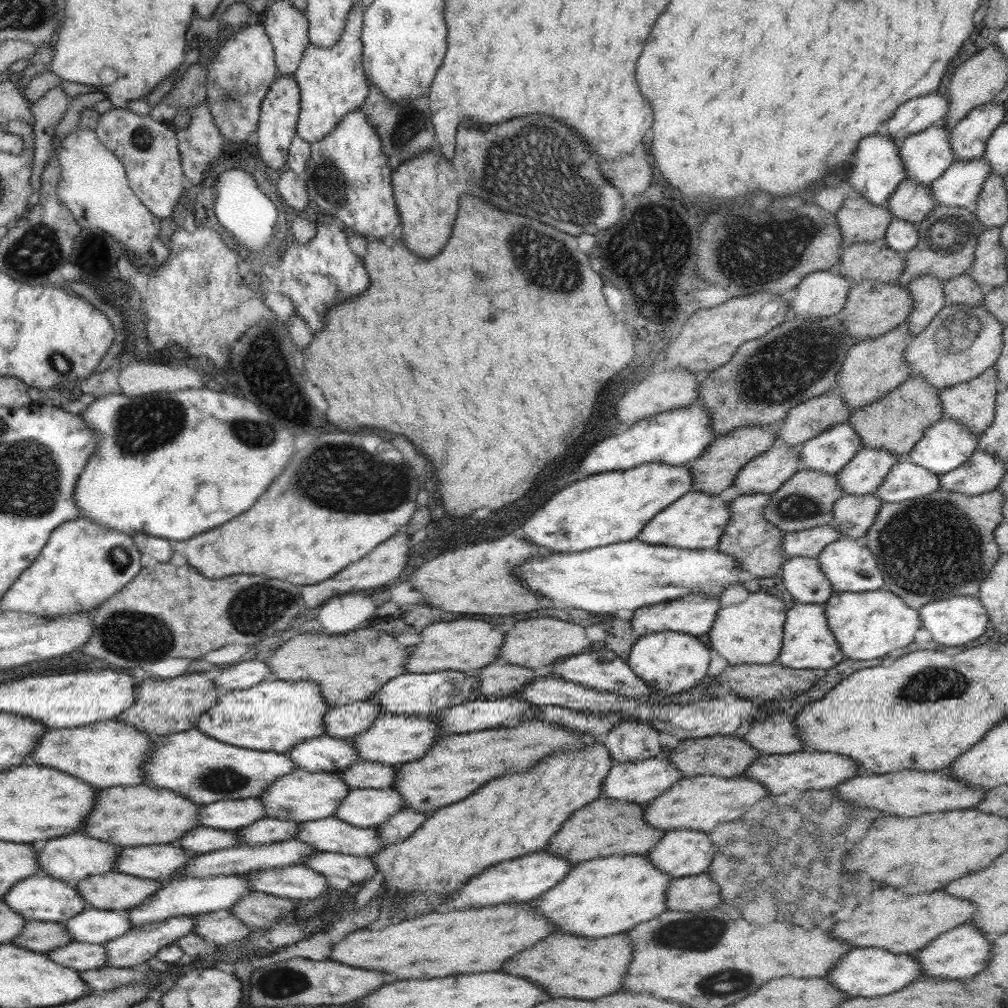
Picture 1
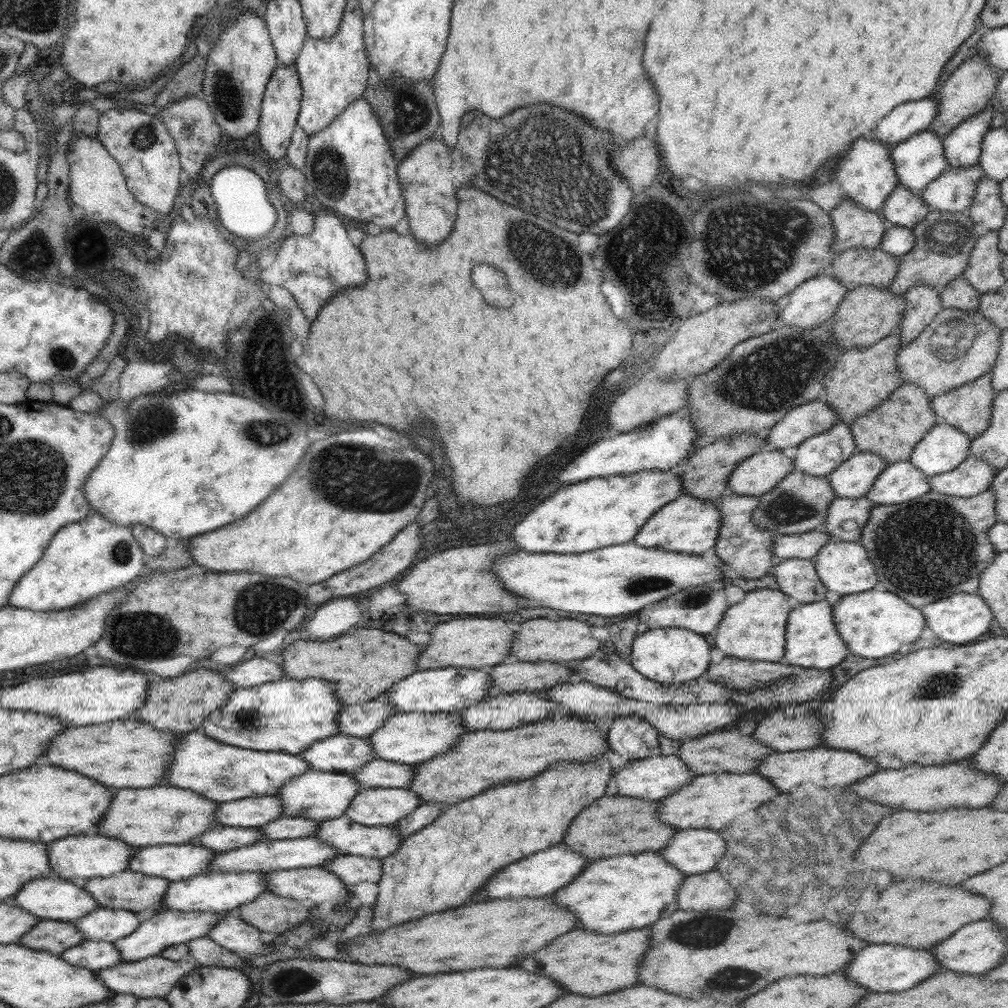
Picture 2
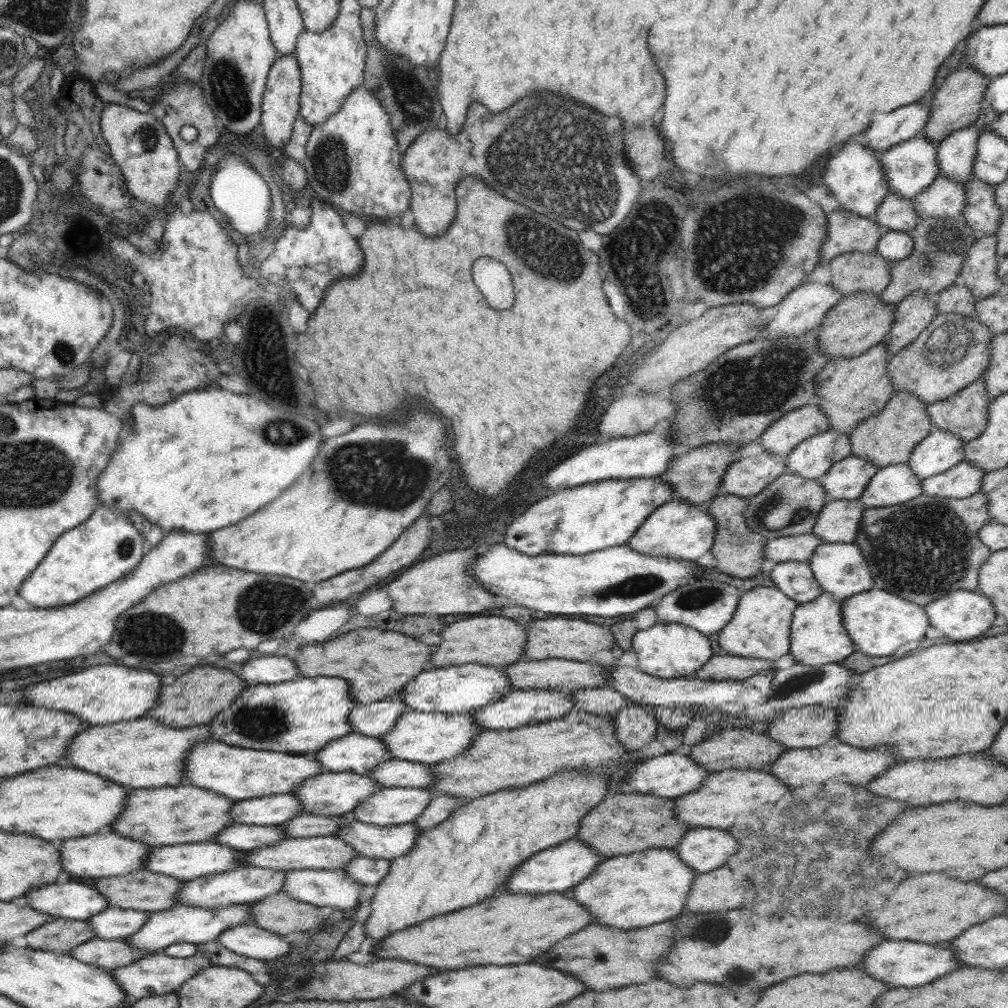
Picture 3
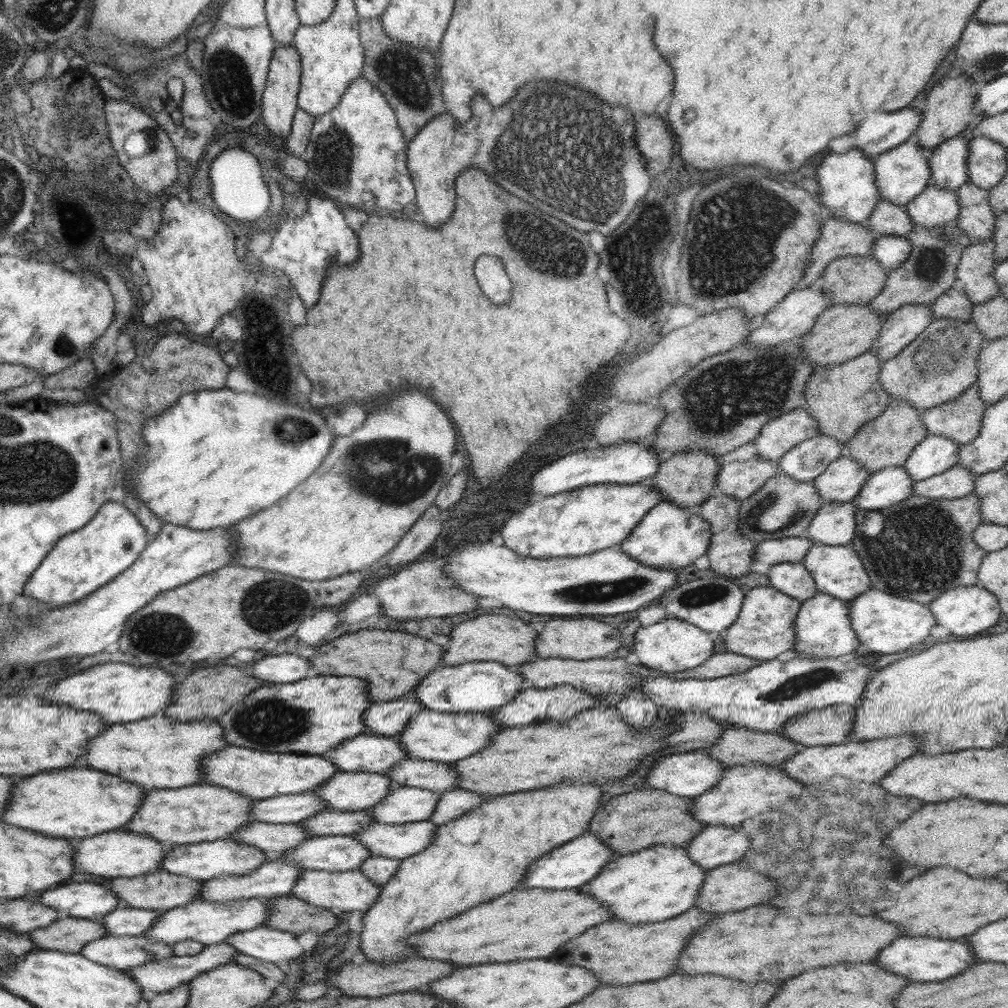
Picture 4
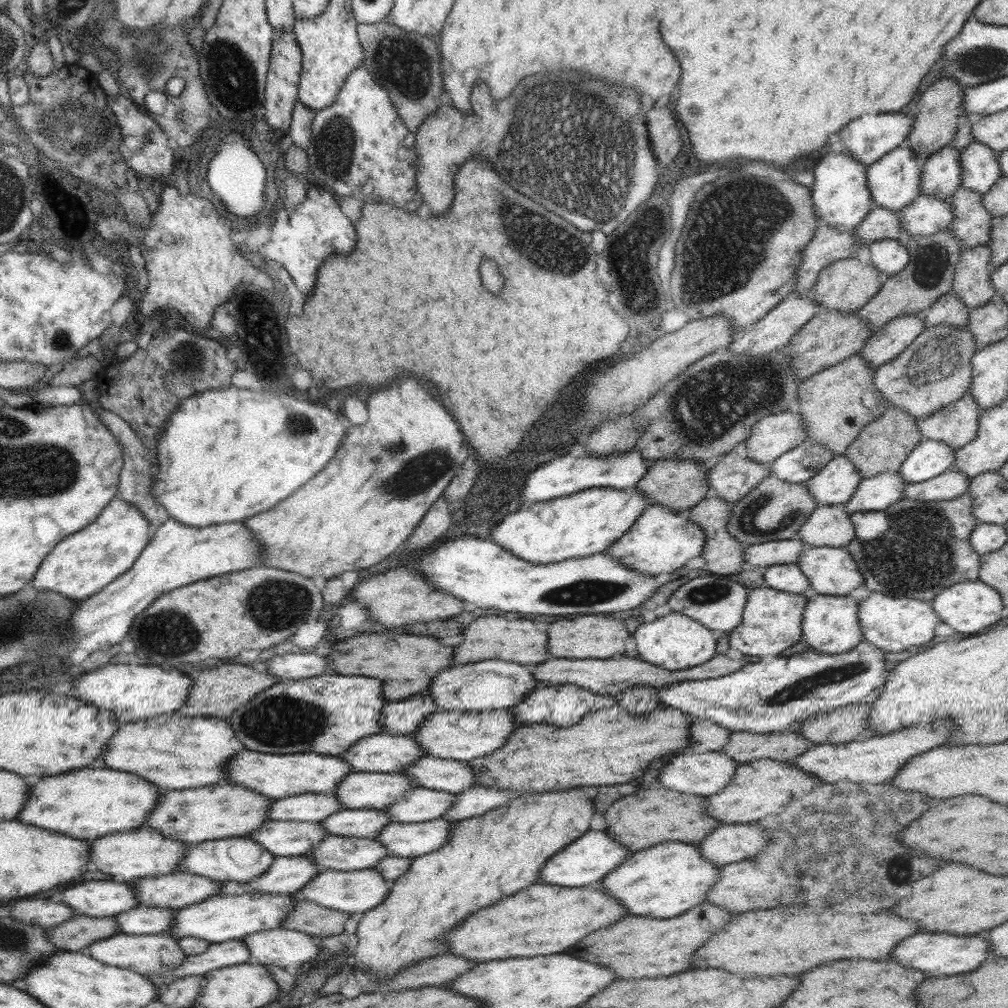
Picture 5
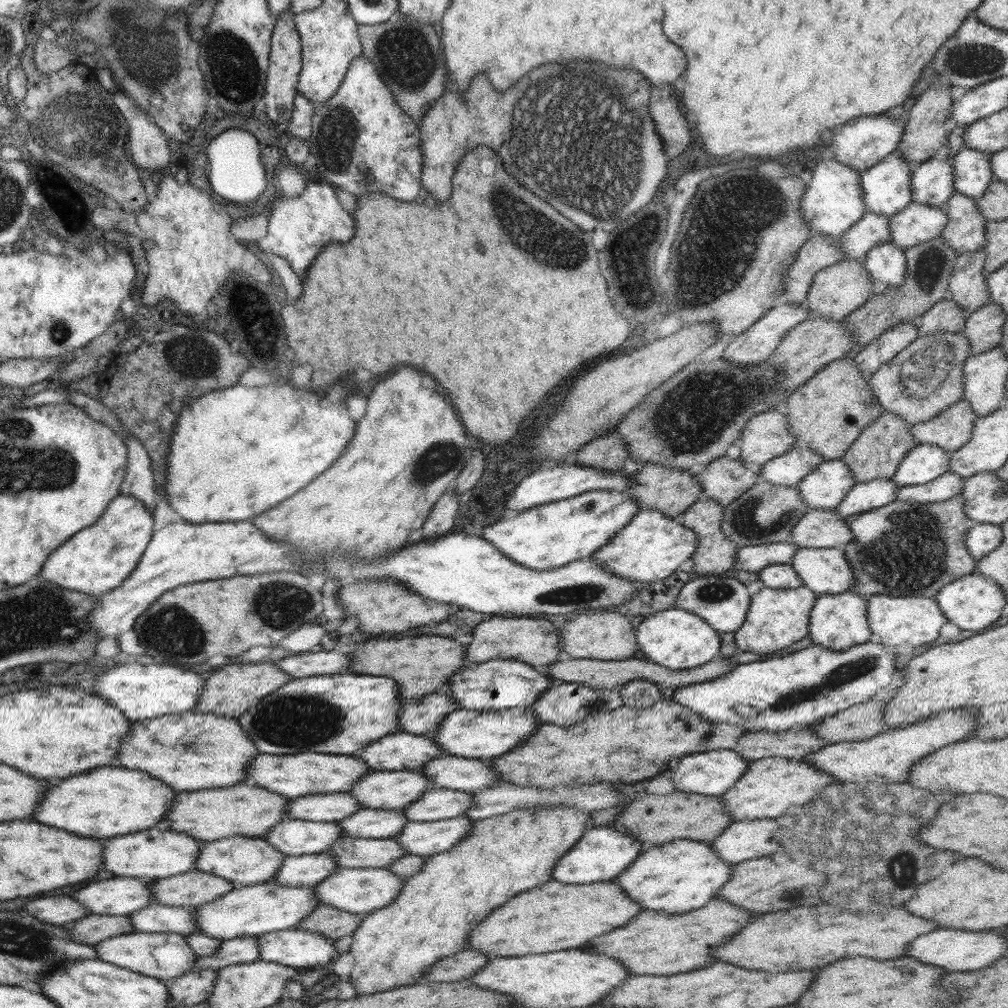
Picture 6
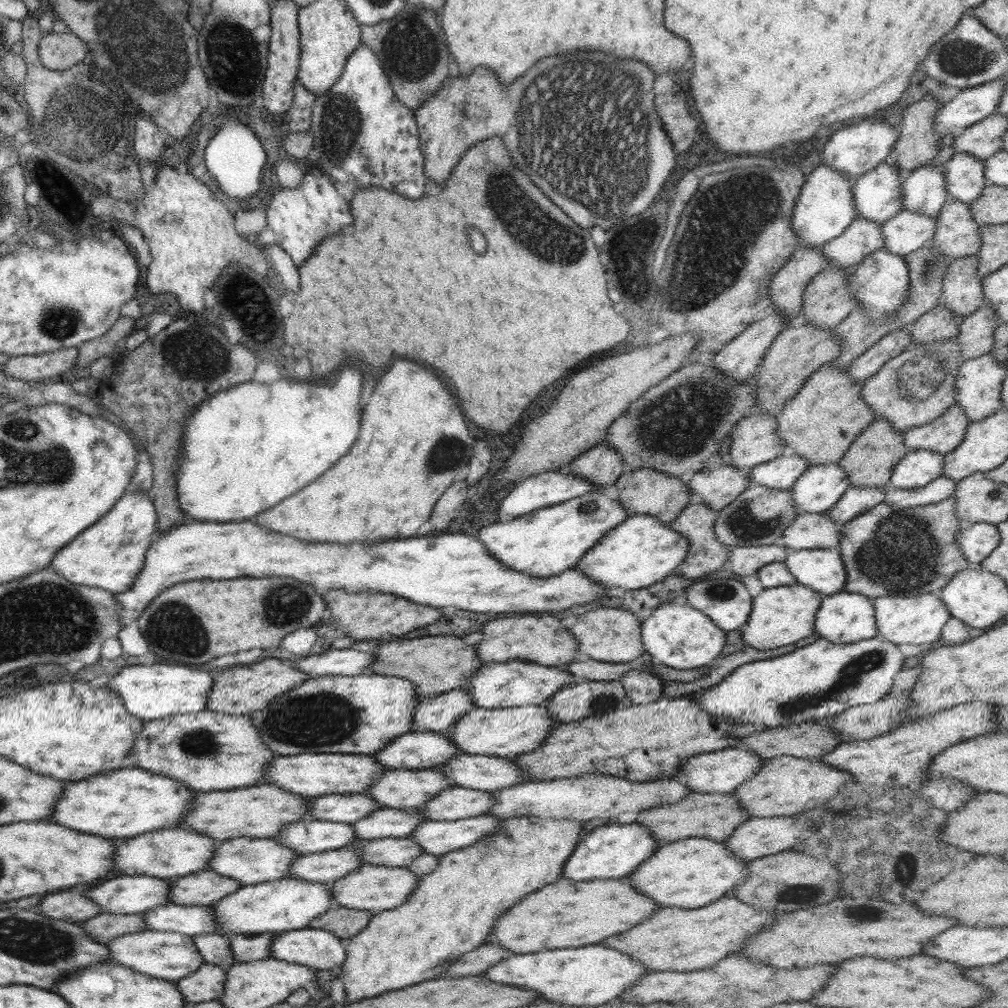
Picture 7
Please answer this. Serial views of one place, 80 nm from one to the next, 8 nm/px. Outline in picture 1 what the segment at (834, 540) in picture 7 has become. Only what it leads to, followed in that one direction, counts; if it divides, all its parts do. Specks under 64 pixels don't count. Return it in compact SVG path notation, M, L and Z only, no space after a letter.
M843 494L834 503L834 518L831 526L836 526L835 529L841 536L854 540L865 536L882 503L883 500L880 500L876 495Z

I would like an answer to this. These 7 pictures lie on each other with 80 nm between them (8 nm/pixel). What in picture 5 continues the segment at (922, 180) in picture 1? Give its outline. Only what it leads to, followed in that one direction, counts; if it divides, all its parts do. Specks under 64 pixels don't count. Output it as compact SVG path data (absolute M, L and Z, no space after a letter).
M903 145L888 152L887 155L865 168L867 185L874 205L898 212L907 207L921 193L920 168L922 160L919 157L910 147Z

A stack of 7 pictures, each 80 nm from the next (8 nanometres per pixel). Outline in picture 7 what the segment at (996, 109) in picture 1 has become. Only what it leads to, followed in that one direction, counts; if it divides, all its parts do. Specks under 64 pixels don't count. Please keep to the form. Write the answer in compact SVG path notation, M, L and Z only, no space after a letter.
M924 165L904 175L901 186L903 208L915 213L937 217L949 192L944 182L943 166Z

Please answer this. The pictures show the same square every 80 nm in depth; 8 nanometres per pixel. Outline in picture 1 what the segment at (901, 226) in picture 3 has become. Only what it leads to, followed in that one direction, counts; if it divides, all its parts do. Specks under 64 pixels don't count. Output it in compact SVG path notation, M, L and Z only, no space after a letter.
M906 178L896 187L886 208L893 218L914 224L924 220L936 205L936 199L928 187Z

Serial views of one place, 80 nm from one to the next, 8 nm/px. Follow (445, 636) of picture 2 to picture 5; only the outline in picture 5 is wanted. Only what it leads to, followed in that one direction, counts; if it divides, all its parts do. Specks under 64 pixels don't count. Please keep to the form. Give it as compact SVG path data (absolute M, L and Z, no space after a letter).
M482 616L463 630L464 640L455 647L451 666L475 663L482 660L512 661L518 664L540 664L552 659L548 653L547 631L540 631L537 625L525 619L511 621L502 616Z

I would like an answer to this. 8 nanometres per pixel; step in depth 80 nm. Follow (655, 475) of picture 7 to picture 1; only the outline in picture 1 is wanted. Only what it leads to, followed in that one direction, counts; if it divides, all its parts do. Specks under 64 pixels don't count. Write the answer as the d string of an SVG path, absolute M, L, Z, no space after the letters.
M757 426L740 427L734 429L730 434L716 436L702 456L690 464L693 480L692 490L719 495L723 490L733 485L740 469L744 468L749 460L766 452L774 444L775 439L776 433L772 432L770 428Z

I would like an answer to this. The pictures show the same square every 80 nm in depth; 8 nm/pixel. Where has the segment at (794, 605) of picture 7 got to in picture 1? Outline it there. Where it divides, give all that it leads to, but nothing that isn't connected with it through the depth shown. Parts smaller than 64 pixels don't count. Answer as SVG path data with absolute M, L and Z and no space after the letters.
M764 589L760 592L750 593L747 600L740 604L732 604L720 608L716 614L716 621L708 633L709 649L716 651L729 664L770 664L775 663L780 656L783 641L783 627L788 610L784 601L777 594L769 594Z

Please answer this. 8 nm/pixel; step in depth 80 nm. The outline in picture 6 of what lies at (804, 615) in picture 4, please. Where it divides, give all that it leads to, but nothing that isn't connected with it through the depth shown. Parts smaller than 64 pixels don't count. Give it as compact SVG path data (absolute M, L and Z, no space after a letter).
M850 591L840 595L818 595L818 600L810 612L809 639L820 647L844 651L856 644L864 644L871 640L869 626L868 601Z

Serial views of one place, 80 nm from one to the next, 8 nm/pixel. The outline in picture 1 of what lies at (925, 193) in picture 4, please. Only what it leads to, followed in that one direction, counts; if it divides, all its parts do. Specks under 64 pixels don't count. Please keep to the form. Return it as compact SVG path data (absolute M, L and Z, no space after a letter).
M984 158L954 160L943 176L928 188L938 205L957 206L974 212L982 185L990 173L990 165Z

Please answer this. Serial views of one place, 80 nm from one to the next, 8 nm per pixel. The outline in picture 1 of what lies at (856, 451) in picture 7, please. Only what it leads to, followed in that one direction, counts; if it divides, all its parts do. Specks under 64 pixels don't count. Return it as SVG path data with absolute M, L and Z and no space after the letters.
M912 375L880 399L852 410L848 422L860 437L862 447L884 449L906 458L926 428L944 416L938 394L925 378Z

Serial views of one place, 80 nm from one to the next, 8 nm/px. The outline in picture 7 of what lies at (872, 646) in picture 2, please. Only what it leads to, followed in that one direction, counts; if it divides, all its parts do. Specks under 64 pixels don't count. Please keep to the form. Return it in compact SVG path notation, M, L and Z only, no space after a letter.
M938 593L915 595L914 597L901 597L900 595L887 596L872 600L876 611L876 628L879 637L894 644L917 644L927 647L941 639L942 627L951 618L948 609Z

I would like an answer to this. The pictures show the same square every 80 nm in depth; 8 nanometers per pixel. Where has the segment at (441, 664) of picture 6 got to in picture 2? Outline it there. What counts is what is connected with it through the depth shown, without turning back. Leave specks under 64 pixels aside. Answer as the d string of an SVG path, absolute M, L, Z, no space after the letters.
M357 628L352 632L356 632L356 634L340 636L338 640L330 640L330 642L296 640L288 648L279 650L275 657L280 667L284 667L285 678L295 678L296 680L321 678L322 680L327 680L335 686L335 695L341 704L353 705L382 698L384 692L393 684L396 684L396 681L419 671L418 658L420 658L423 645L415 645L405 639L404 636L394 634L394 632L382 632L382 630L376 630L376 628Z

